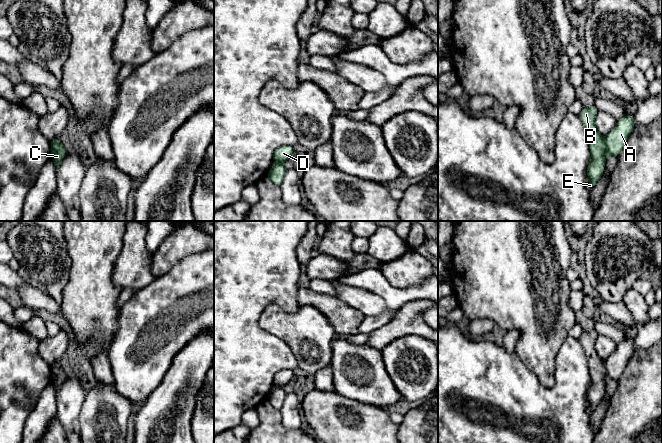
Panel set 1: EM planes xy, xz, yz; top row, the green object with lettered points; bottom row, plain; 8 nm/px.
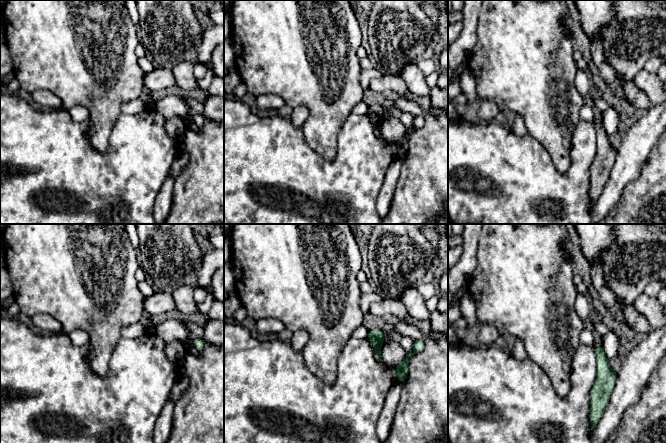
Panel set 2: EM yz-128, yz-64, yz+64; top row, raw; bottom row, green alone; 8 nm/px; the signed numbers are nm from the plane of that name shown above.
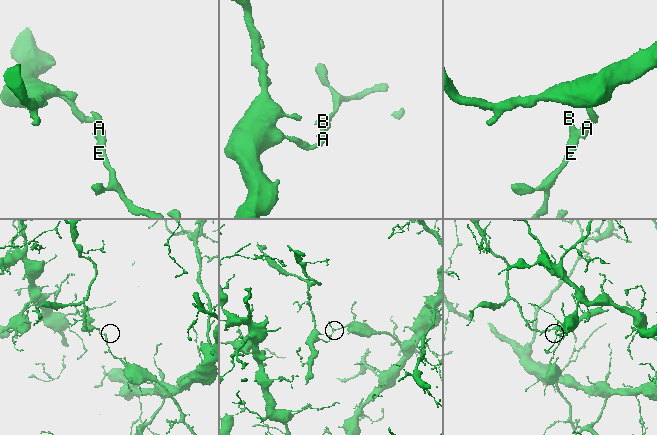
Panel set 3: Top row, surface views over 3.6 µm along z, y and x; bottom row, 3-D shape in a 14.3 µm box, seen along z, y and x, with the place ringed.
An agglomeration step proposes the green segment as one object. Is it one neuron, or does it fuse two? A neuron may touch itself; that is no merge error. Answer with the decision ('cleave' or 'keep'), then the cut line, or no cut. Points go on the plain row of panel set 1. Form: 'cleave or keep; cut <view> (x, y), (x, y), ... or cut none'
cleave; cut yz (603, 362), (609, 377)

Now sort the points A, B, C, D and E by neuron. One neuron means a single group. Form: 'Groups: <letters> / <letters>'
Groups: A / B C D E

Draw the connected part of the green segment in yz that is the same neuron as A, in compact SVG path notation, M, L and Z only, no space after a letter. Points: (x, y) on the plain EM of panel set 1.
M626 338L616 346L615 352L604 362L610 379L618 381L621 378L629 358L634 353L634 349L634 338Z

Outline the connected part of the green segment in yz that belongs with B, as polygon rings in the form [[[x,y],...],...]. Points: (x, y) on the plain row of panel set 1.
[[[591,329],[589,331],[583,331],[579,339],[586,353],[591,376],[591,384],[587,392],[587,399],[590,403],[588,407],[589,414],[591,414],[596,409],[602,400],[606,386],[606,380],[609,378],[604,361],[600,359],[596,352],[597,336],[598,333],[594,329]]]

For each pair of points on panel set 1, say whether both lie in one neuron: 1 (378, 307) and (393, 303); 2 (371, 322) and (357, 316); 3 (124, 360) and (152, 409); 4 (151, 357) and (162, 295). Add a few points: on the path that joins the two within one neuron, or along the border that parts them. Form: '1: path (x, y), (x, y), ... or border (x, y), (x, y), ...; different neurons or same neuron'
1: border (368, 290), (383, 300), (383, 313); different neurons
2: border (365, 316), (359, 326), (358, 333); different neurons
3: border (161, 380), (139, 408); different neurons
4: path (151, 342), (151, 329), (162, 317), (162, 310); same neuron

